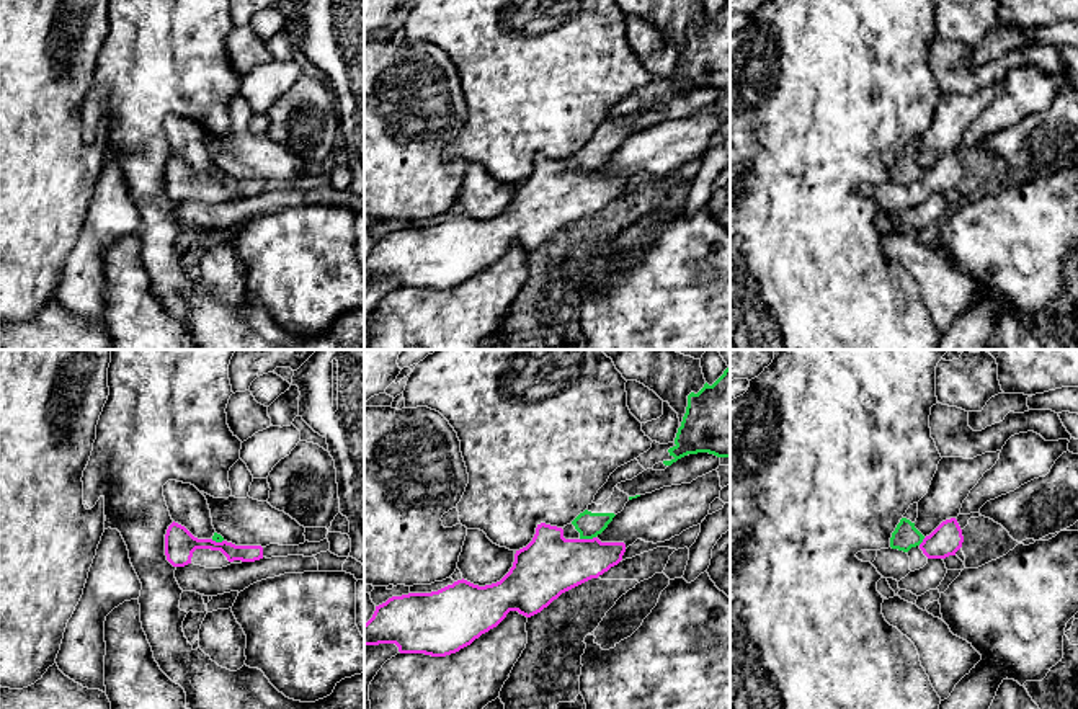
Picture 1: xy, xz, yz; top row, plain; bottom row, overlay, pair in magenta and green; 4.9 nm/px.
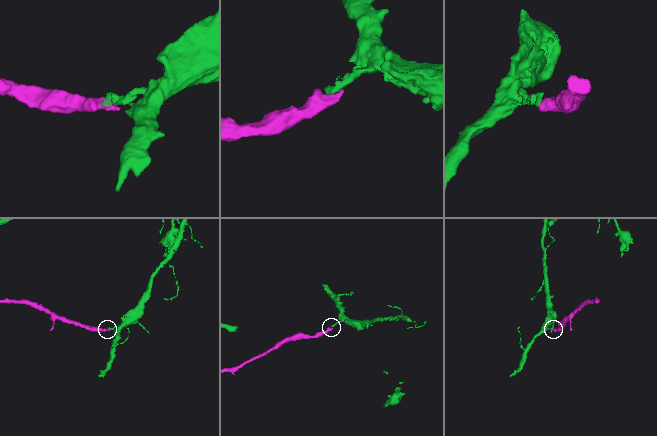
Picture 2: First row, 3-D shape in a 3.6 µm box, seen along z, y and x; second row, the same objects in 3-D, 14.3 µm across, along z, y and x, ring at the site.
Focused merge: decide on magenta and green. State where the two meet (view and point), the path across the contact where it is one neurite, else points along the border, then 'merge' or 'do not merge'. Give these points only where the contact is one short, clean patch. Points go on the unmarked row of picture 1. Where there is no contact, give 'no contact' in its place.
contact xz (587, 173); border xz (595, 170), (580, 173); do not merge

